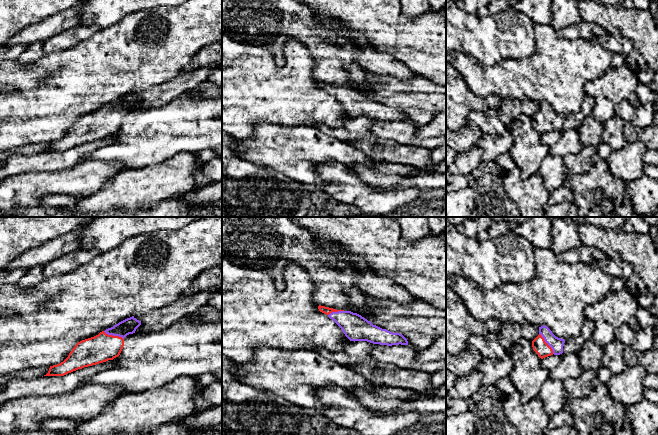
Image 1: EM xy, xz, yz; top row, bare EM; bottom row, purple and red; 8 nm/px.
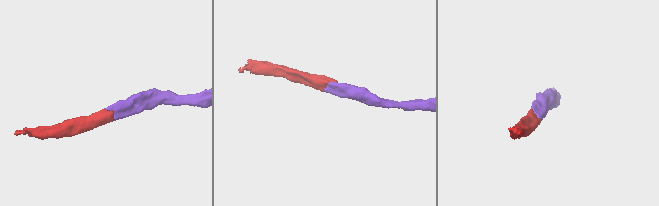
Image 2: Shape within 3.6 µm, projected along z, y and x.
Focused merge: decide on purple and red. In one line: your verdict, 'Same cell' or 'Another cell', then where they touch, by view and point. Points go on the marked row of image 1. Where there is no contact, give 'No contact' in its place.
Same cell. Touches purple at yz (546, 342)

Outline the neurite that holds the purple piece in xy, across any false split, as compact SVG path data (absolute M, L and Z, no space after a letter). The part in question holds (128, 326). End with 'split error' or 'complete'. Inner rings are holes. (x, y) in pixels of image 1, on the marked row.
M127 318L98 335L78 342L68 357L60 364L50 366L44 376L64 376L84 367L113 360L124 346L124 338L135 333L141 321Z; split error

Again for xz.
M318 306L320 312L326 314L343 331L350 341L367 341L380 345L408 345L407 339L400 333L393 333L373 325L357 313Z; split error

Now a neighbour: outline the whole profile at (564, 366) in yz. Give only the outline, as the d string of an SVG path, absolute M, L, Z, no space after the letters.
M578 353L553 354L542 359L542 366L549 372L551 378L561 381L576 379L583 372Z

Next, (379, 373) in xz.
M375 359L345 367L356 371L367 381L379 387L402 388L418 392L432 390L431 373L417 369L400 368Z

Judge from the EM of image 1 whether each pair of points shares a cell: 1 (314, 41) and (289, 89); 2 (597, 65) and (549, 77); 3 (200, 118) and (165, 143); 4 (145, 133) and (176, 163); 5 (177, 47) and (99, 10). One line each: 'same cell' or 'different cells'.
1: different cells
2: same cell
3: same cell
4: different cells
5: different cells

